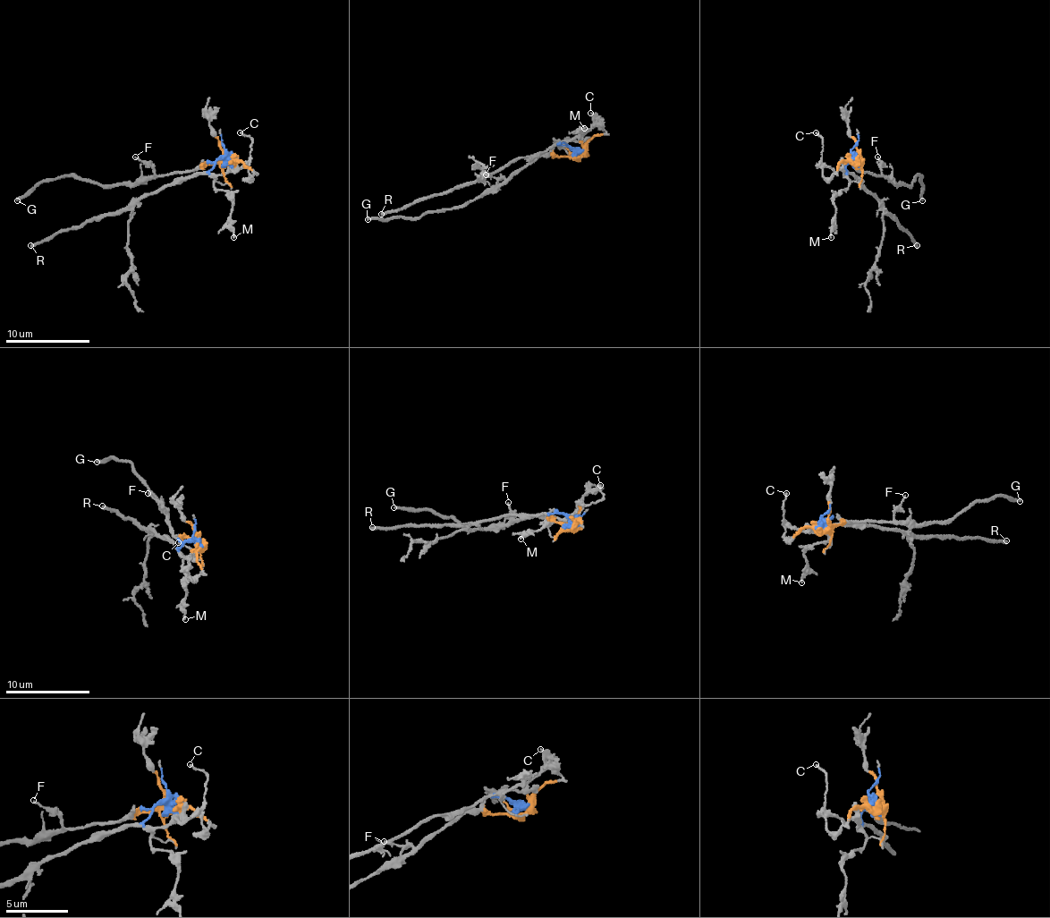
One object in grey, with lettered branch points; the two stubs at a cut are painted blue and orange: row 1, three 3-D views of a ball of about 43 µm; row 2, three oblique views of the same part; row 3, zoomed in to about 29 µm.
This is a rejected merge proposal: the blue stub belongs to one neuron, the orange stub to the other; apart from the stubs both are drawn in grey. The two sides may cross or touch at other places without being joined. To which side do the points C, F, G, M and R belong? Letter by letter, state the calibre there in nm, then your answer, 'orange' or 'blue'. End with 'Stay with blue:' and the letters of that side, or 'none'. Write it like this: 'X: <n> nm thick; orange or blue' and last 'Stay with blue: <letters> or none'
C: 140 nm thick; blue
F: 130 nm thick; orange
G: 240 nm thick; orange
M: 170 nm thick; blue
R: 320 nm thick; blue
Stay with blue: C, M, R

